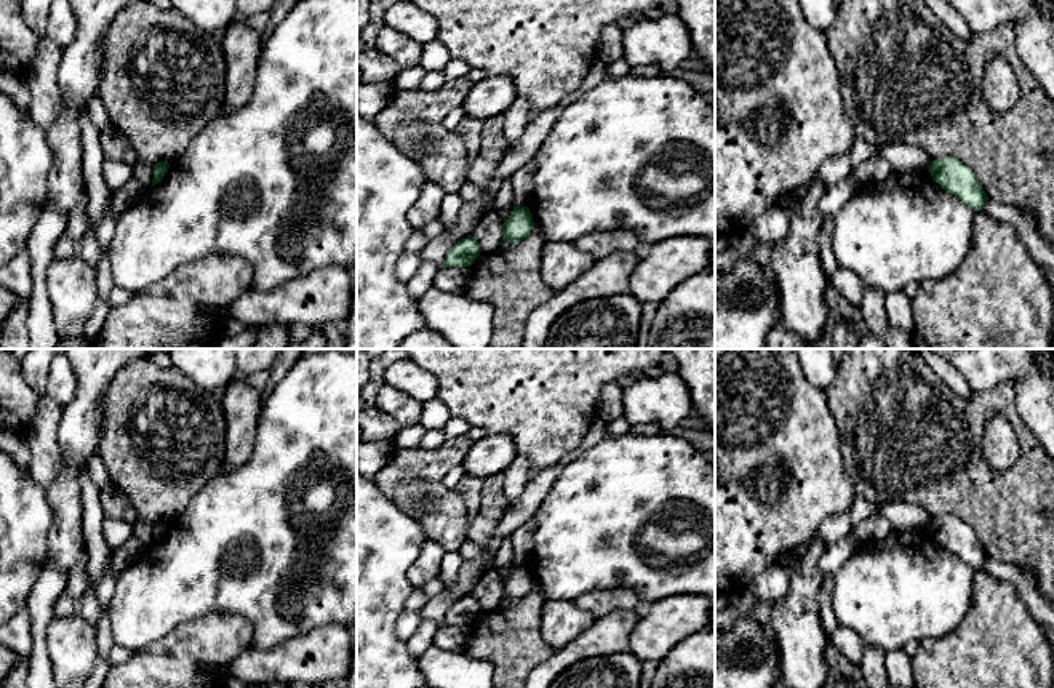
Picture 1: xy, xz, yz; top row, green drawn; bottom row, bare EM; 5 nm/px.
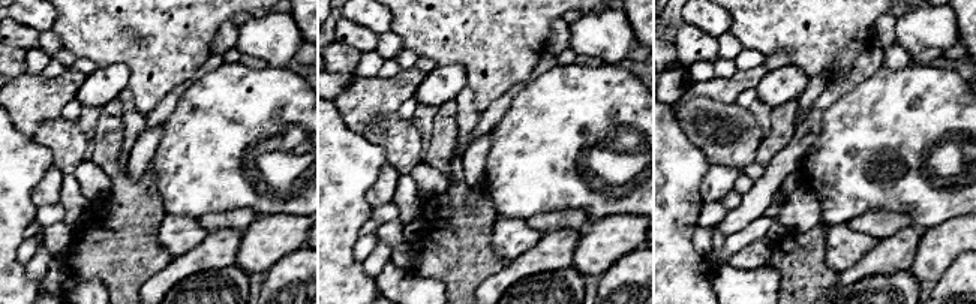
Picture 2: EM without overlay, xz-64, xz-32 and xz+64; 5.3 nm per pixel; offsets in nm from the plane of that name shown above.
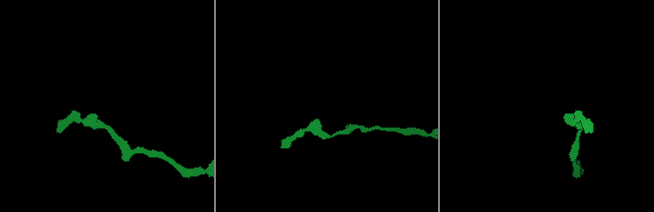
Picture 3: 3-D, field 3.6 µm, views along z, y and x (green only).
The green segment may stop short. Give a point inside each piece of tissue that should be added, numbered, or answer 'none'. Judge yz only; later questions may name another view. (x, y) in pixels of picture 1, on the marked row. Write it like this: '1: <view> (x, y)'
none

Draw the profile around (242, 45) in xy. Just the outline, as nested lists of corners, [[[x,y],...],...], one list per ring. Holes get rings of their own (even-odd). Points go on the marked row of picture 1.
[[[238,16],[222,35],[226,58],[226,98],[222,114],[242,109],[253,94],[262,51],[261,32]]]

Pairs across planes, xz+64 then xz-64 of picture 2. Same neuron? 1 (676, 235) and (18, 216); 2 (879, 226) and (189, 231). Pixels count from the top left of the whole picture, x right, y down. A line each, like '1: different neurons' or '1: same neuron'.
1: same neuron
2: different neurons

